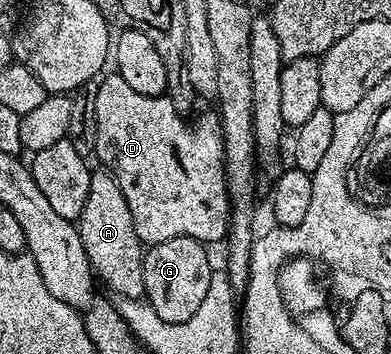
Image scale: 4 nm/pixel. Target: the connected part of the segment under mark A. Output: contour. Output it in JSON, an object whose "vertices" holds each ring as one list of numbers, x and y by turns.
{"vertices":[[97,169,90,176,90,193,86,196,86,208,82,208,80,213,78,229,93,275,103,285,105,282,115,297,143,299,146,246,140,241,138,232,134,232,134,216,130,216,130,204,126,204,122,188,118,188,114,176,107,169]]}

